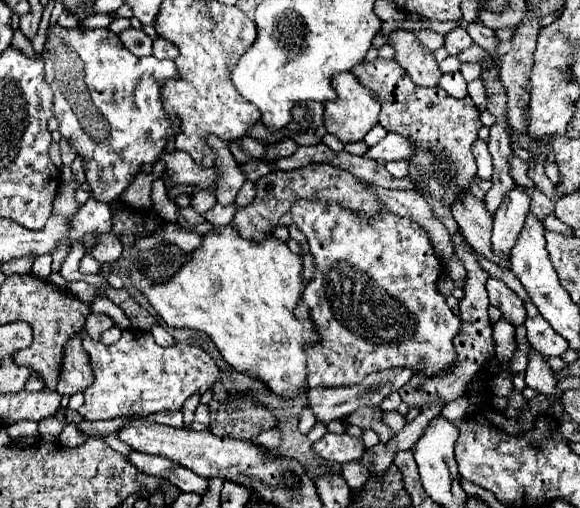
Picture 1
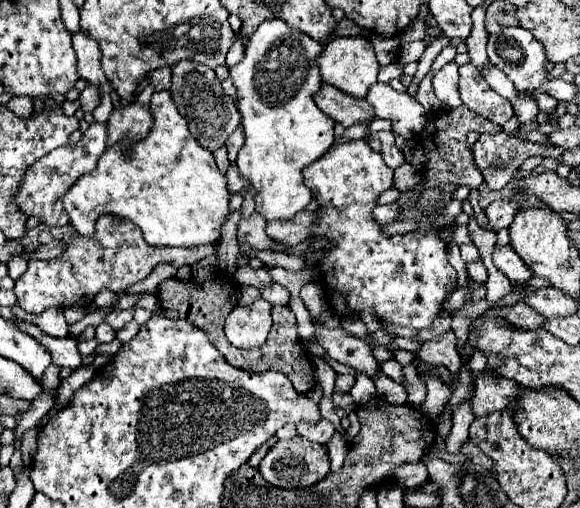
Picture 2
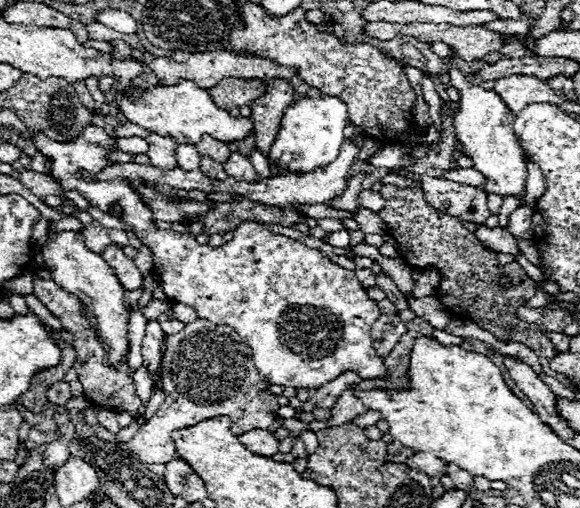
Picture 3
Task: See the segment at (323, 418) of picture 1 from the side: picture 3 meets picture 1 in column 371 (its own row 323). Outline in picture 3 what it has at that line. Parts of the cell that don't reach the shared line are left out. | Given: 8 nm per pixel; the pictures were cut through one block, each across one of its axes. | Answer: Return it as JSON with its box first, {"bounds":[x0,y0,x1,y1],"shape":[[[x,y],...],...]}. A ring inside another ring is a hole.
{"bounds":[372,314,406,358],"shape":[[[382,314],[378,322],[374,322],[372,326],[372,334],[376,334],[376,346],[382,346],[382,350],[378,350],[378,356],[386,358],[404,332],[406,332],[406,324],[398,318],[398,314],[394,316]]]}

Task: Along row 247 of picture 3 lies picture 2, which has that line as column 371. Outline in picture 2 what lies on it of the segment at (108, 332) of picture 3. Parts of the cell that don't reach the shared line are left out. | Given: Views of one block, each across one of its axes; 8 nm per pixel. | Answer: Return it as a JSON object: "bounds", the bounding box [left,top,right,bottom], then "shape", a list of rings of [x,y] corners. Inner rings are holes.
{"bounds":[316,36,378,98],"shape":[[[332,36],[328,40],[328,44],[324,46],[324,50],[320,52],[320,56],[316,58],[318,68],[320,68],[320,76],[324,82],[356,96],[356,98],[364,98],[368,88],[376,82],[376,74],[378,74],[378,60],[374,56],[372,44],[368,38],[362,36]]]}

